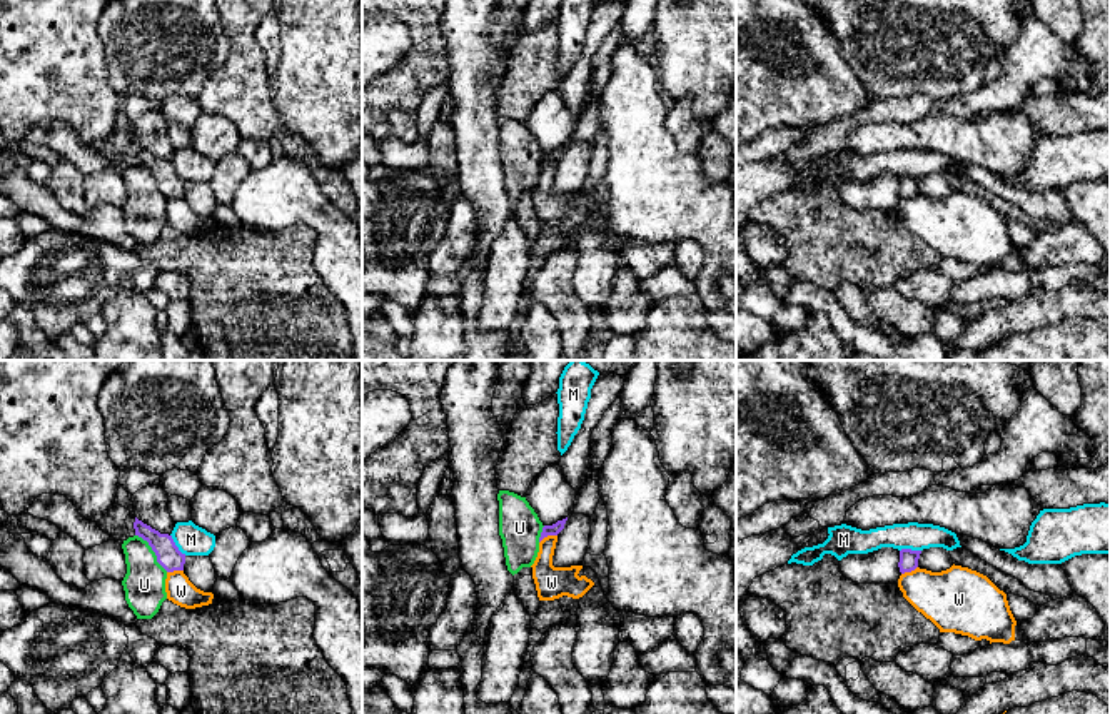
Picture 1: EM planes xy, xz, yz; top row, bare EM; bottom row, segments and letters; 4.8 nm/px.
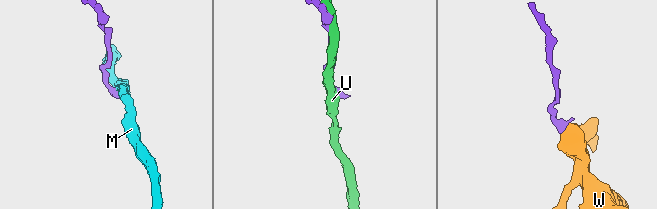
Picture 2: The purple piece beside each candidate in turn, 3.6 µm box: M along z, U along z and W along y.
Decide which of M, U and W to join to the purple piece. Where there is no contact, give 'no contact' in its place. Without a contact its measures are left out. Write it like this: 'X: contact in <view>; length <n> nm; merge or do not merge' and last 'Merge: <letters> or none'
M: contact in xy; length 130 nm; do not merge
U: contact in xy; length 240 nm; do not merge
W: contact in xz; length 100 nm; do not merge
Merge: none

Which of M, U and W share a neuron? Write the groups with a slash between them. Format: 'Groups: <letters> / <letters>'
Groups: M / U / W

